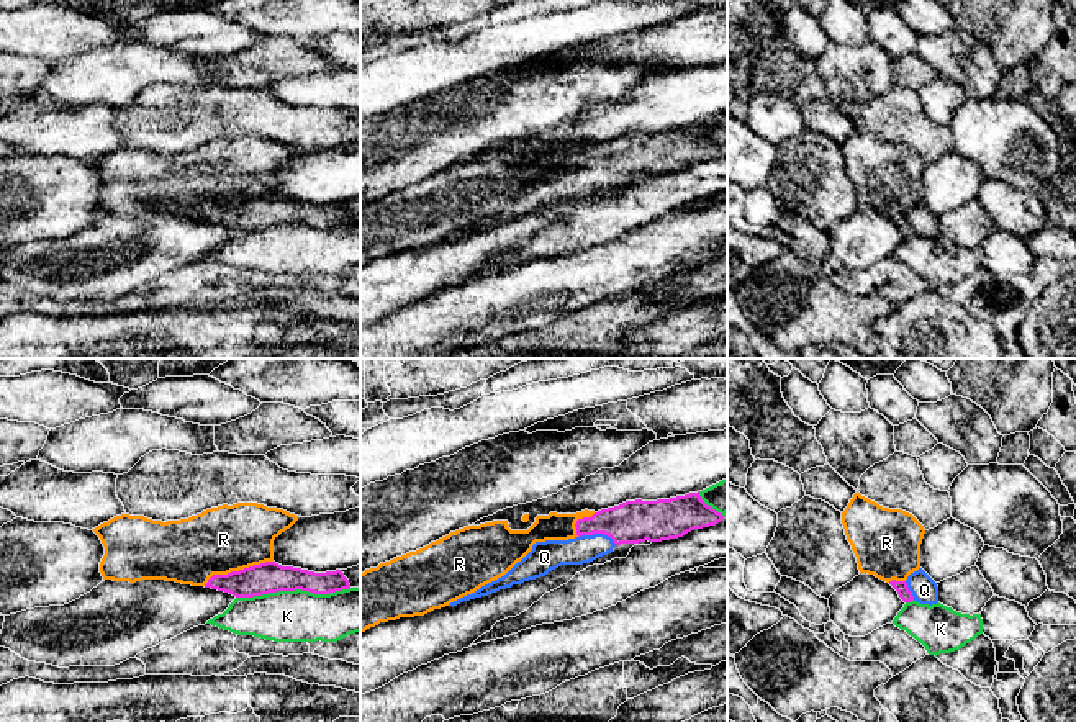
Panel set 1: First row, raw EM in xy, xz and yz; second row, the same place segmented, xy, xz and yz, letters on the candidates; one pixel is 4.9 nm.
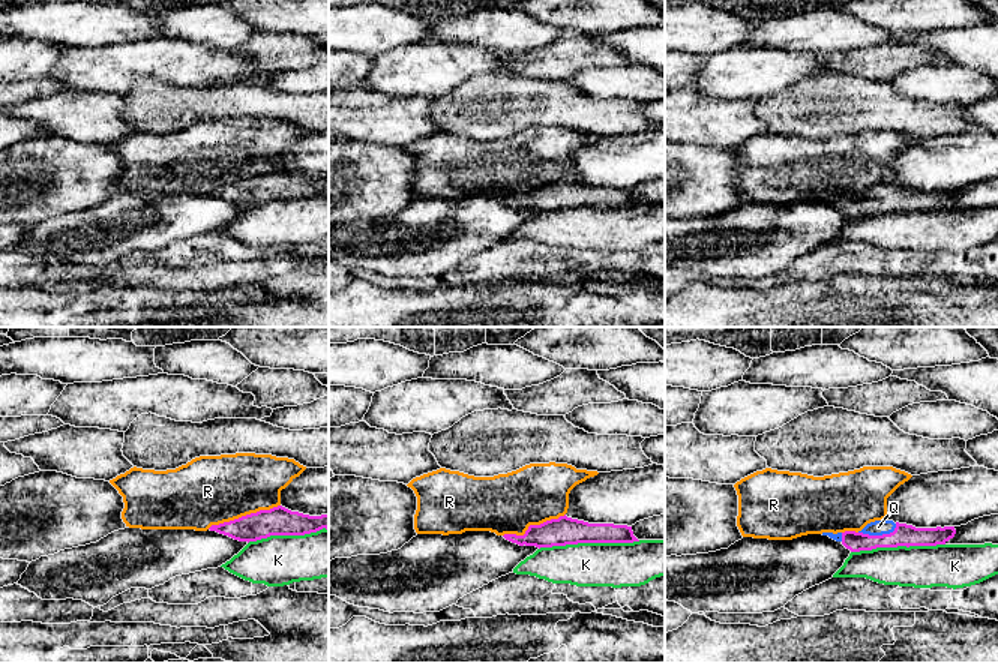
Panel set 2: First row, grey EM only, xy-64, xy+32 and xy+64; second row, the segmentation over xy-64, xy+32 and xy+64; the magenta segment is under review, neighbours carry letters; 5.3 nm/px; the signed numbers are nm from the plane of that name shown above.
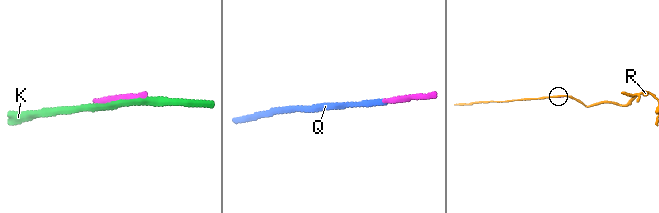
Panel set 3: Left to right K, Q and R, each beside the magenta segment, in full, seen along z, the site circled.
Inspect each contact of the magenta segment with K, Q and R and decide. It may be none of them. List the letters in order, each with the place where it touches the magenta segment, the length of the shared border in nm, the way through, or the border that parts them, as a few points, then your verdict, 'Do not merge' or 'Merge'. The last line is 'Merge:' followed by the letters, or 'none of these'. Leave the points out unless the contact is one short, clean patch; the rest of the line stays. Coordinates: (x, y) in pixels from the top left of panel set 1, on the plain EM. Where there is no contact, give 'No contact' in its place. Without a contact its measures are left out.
K: Touches magenta at xy (292, 223). Shared border 550 nm. Do not merge
Q: Touches magenta at xz (598, 166). Shared border 200 nm. Path across: xz (636, 154), (598, 166), (580, 184), (552, 187). Merge
R: Touches magenta at xy (239, 203). Shared border 360 nm. Do not merge
Merge: Q

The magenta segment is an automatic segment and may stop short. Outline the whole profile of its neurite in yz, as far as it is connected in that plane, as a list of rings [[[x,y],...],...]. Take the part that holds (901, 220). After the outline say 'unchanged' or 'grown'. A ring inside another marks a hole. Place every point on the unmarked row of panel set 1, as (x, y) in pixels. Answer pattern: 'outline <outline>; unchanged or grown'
outline [[[922,203],[911,206],[906,214],[889,214],[904,236],[917,234],[920,237],[938,236],[937,216]]]; grown

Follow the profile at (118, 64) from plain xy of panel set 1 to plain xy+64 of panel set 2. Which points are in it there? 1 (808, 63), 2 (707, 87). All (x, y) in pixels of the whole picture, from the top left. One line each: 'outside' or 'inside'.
1: inside
2: inside

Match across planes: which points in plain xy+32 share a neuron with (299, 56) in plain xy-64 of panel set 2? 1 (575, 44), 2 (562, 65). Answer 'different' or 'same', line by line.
1: same
2: same

